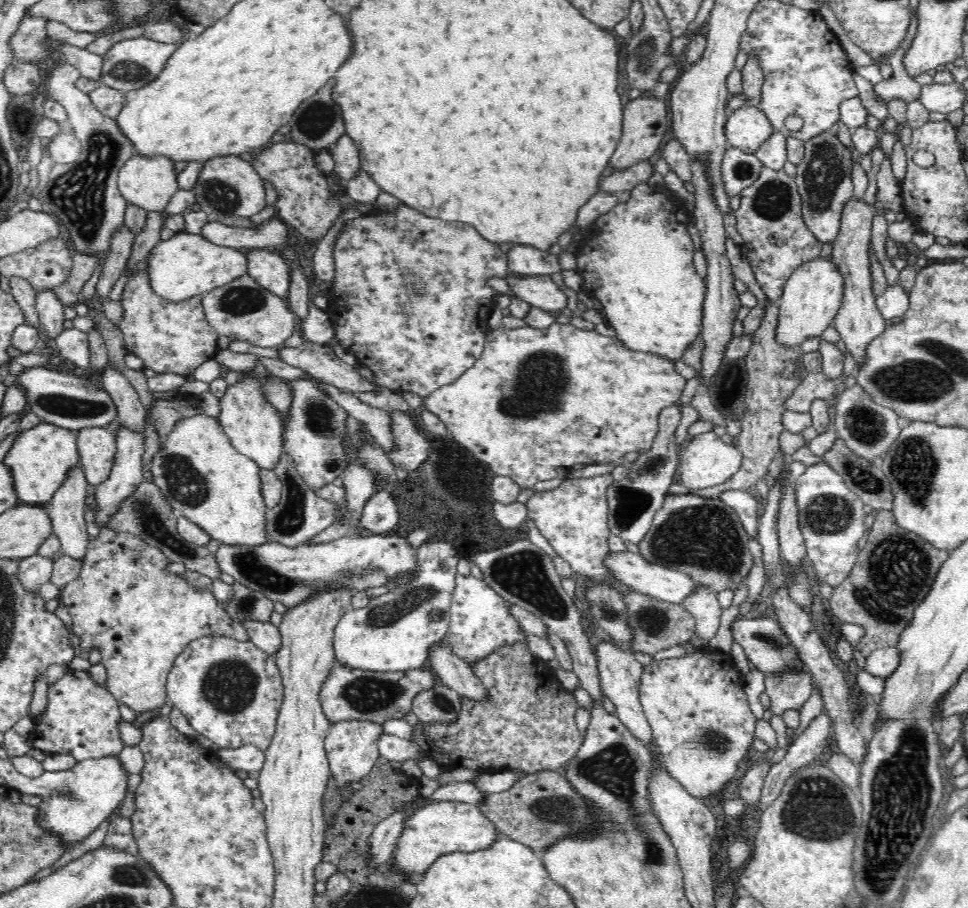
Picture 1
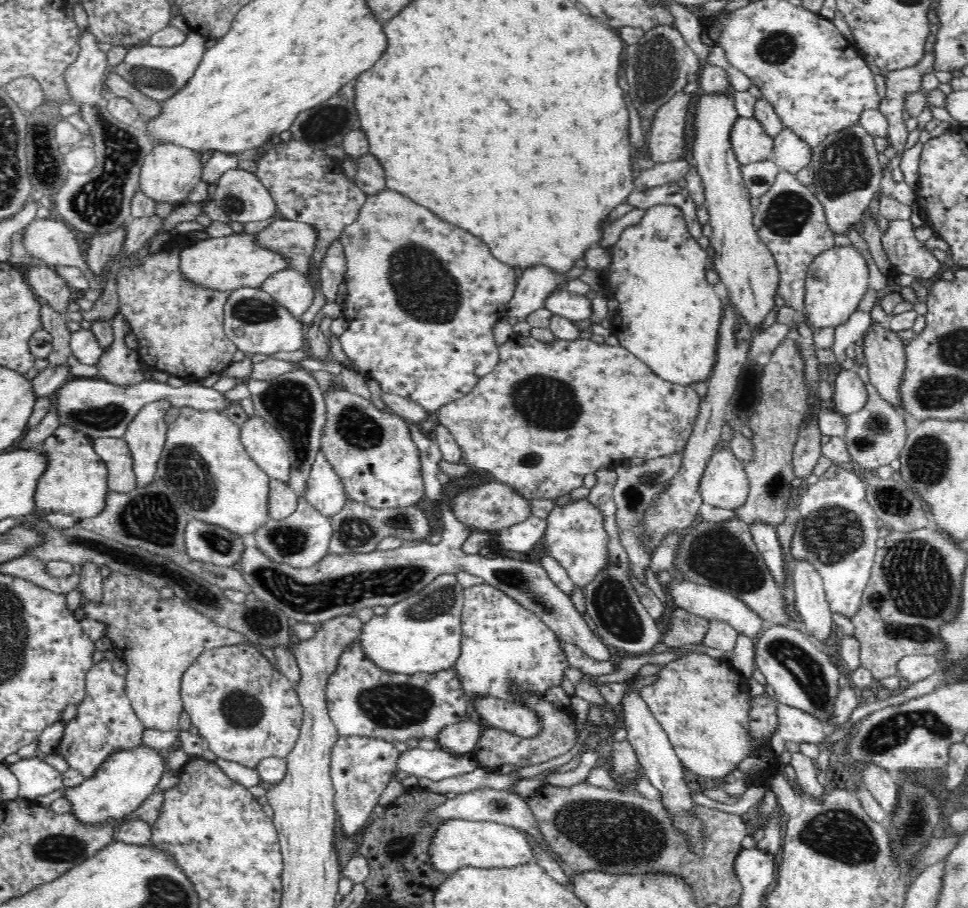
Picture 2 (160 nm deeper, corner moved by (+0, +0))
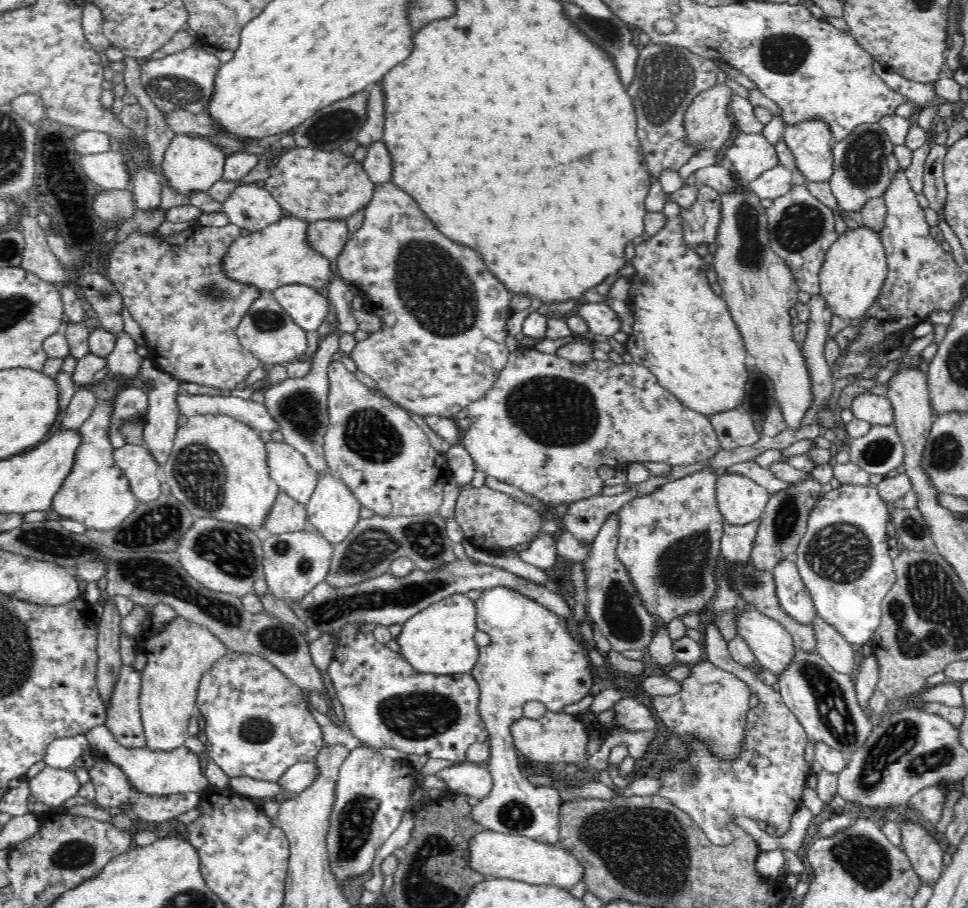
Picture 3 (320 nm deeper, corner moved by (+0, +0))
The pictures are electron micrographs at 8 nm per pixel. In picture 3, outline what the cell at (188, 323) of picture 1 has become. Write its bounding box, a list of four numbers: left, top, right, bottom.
[105,223,269,394]

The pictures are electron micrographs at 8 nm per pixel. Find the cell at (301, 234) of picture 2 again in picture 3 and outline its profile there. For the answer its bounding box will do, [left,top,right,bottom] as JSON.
[307,219,349,262]

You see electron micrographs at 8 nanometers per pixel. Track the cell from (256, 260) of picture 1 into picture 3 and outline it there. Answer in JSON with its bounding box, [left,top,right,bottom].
[269,285,329,332]

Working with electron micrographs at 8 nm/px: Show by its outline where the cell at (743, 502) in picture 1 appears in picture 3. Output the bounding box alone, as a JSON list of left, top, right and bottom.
[772,562,818,628]

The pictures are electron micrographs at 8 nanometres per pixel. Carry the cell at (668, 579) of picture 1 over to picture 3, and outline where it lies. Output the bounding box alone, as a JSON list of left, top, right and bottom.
[736,610,798,677]

